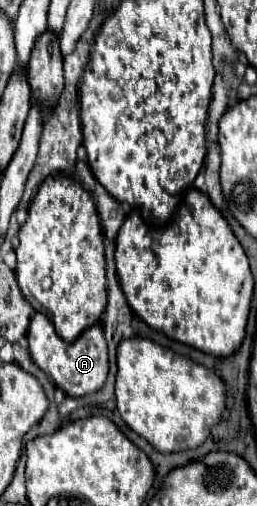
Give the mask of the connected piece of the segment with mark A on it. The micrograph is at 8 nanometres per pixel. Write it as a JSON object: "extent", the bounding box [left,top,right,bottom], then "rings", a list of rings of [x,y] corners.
{"extent":[28,313,108,397],"rings":[[[34,313],[32,321],[30,321],[30,327],[28,327],[28,349],[30,349],[30,355],[32,355],[34,363],[56,383],[56,387],[60,387],[70,397],[80,397],[80,395],[86,395],[86,393],[94,393],[106,381],[108,349],[106,349],[106,341],[102,337],[102,327],[100,325],[92,325],[76,341],[66,343],[56,335],[54,325],[46,315]]]}

